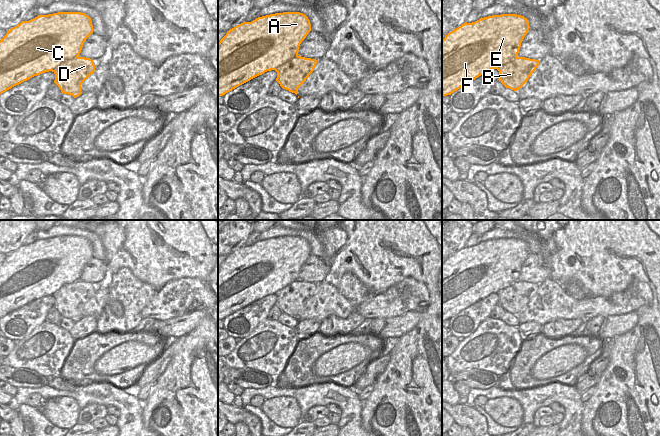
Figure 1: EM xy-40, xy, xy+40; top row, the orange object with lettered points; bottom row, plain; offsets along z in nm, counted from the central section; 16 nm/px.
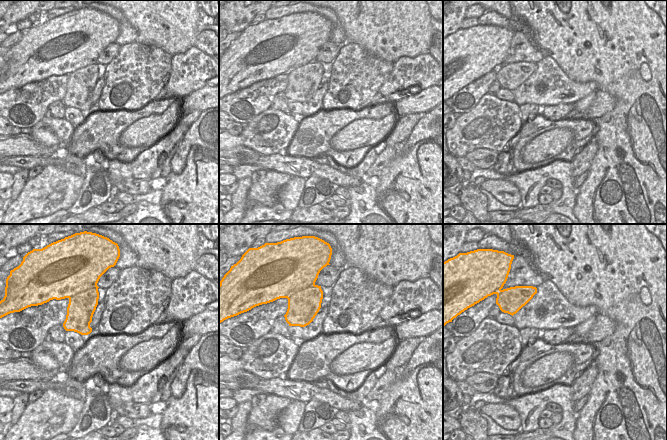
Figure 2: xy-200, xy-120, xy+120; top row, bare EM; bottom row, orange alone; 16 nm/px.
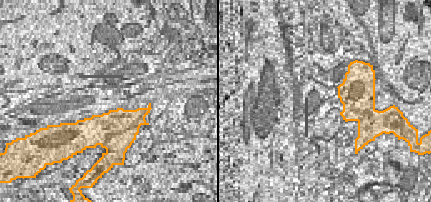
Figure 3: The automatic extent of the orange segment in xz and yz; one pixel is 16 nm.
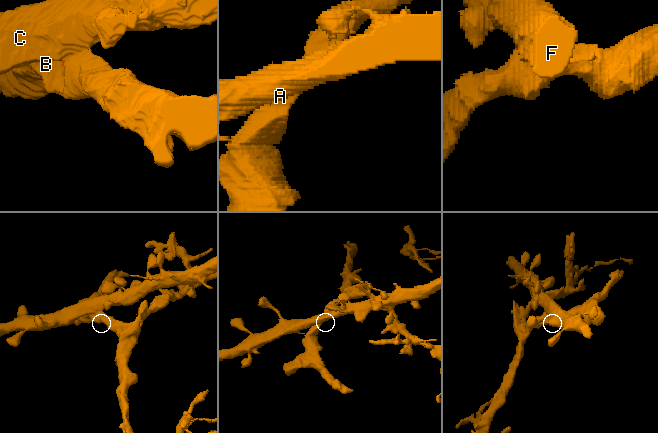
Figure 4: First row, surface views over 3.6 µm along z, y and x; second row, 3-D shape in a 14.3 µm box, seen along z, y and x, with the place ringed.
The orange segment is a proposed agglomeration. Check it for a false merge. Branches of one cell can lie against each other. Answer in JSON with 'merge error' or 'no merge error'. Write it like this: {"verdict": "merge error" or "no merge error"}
{"verdict": "merge error"}

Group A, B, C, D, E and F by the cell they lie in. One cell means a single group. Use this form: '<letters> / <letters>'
A C E F / B D

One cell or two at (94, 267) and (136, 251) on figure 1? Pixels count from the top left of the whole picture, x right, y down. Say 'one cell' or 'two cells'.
two cells

